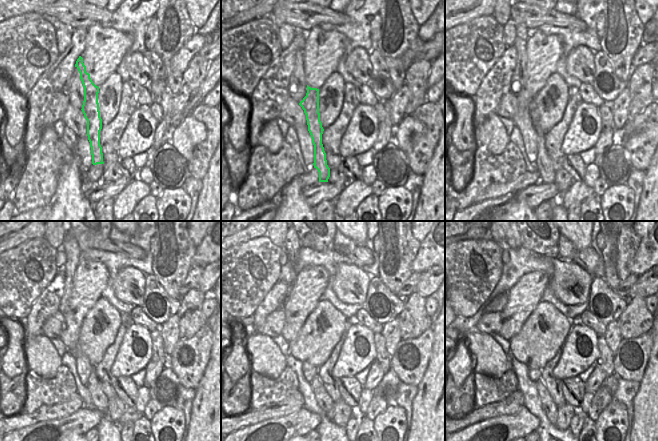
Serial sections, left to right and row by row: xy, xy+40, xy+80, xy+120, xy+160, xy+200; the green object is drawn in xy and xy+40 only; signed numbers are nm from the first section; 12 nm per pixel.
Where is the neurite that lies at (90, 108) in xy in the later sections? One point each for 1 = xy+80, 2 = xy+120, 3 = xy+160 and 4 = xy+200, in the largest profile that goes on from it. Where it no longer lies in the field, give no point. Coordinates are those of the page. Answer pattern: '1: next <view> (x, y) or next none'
1: next xy+80 (547, 174)
2: next xy+120 (99, 400)
3: next xy+160 (323, 399)
4: next xy+200 (551, 410)

